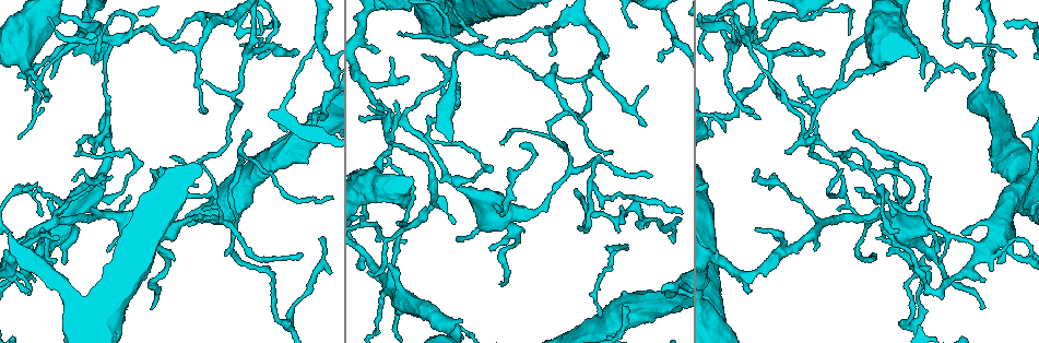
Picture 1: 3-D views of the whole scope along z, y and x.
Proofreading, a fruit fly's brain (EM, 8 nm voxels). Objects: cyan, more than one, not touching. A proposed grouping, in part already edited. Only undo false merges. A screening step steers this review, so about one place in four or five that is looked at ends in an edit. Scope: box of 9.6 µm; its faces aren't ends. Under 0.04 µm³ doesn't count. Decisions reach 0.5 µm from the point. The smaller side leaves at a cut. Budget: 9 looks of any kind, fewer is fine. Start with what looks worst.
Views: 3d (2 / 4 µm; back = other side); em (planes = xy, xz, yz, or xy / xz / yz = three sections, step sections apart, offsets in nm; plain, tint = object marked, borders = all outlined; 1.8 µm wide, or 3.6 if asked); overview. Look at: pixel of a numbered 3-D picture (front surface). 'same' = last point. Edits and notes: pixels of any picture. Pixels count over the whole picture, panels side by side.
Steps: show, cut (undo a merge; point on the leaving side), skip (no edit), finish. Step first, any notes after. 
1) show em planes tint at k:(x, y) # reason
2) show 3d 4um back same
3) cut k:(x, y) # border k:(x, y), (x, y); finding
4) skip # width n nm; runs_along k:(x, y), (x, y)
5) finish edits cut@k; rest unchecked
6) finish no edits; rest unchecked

show em xz step 4 tint at 1:(749, 27)

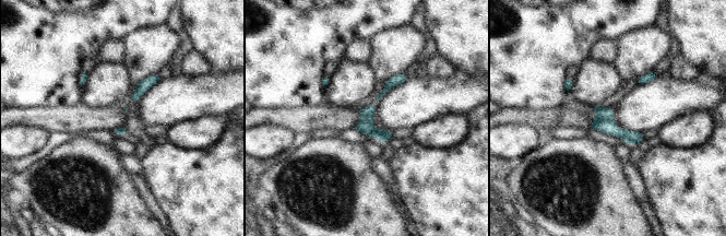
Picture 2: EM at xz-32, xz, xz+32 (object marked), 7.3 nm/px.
show em planes tint same # cut it another way

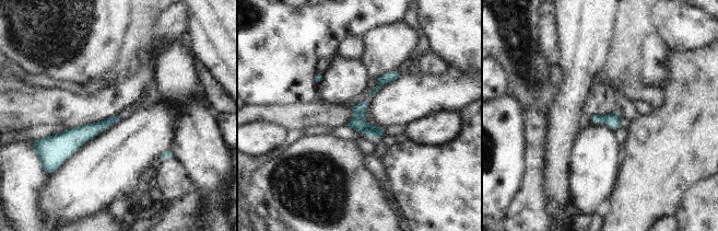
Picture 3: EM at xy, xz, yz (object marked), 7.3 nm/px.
cut 3:(361, 125) # border 3:(355, 117), (363, 118); two neurons meet here

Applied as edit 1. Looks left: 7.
show overview # see it whole again

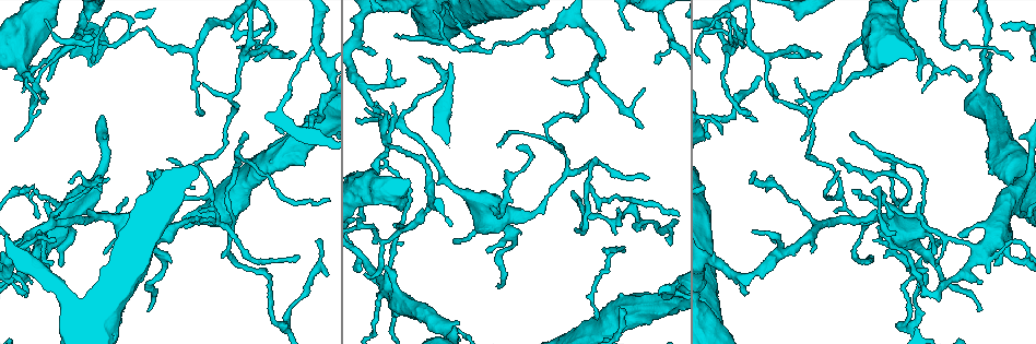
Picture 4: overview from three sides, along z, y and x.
show em xy step 16 tint at 4:(838, 85) # sharp bend

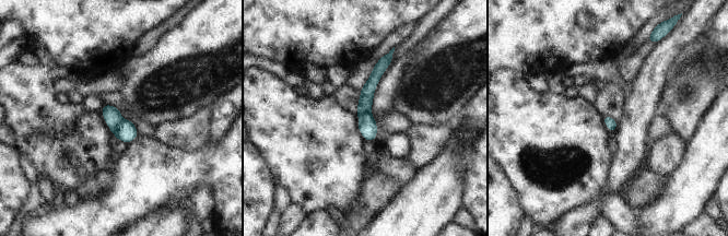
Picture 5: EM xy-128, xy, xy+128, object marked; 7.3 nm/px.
show em planes tint same

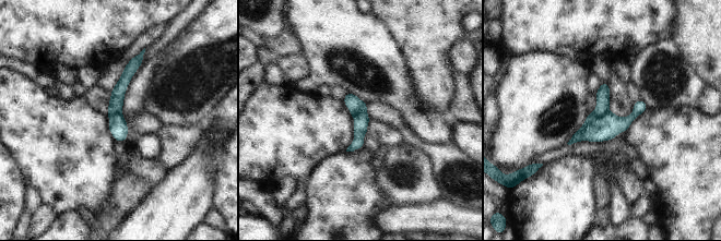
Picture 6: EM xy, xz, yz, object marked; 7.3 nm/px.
cut 6:(604, 128) # part_leaving 6:(643, 107), (622, 124), (574, 140); two neurons meet here

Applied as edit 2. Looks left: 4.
show overview # see it whole again

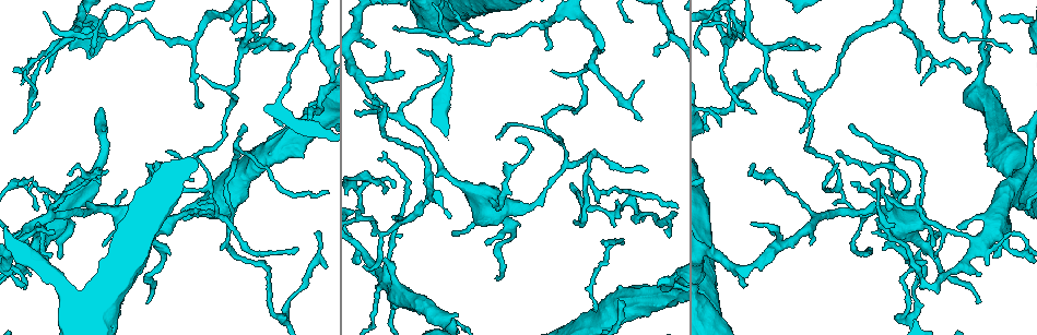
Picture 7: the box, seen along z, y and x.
show 3d 2um at 7:(579, 15)

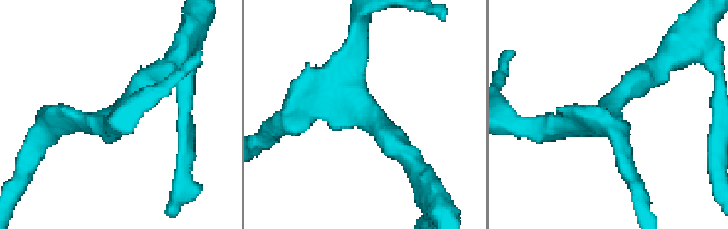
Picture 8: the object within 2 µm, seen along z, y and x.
show em yz step 16 tint at 8:(357, 111)

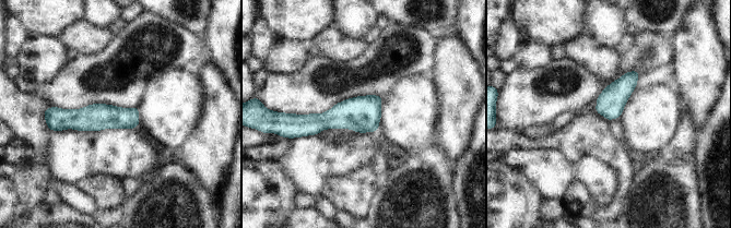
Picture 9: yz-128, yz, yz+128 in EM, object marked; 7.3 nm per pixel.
show em planes borders same # another direction

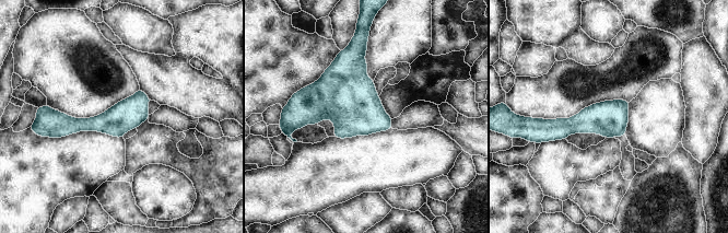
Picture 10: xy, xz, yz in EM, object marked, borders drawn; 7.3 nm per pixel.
skip # runs_along 10:(147, 100), (116, 121), (67, 124), (56, 113); continuous, no second neuron

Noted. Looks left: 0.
finish edits cut@3, cut@6; rest unchecked

